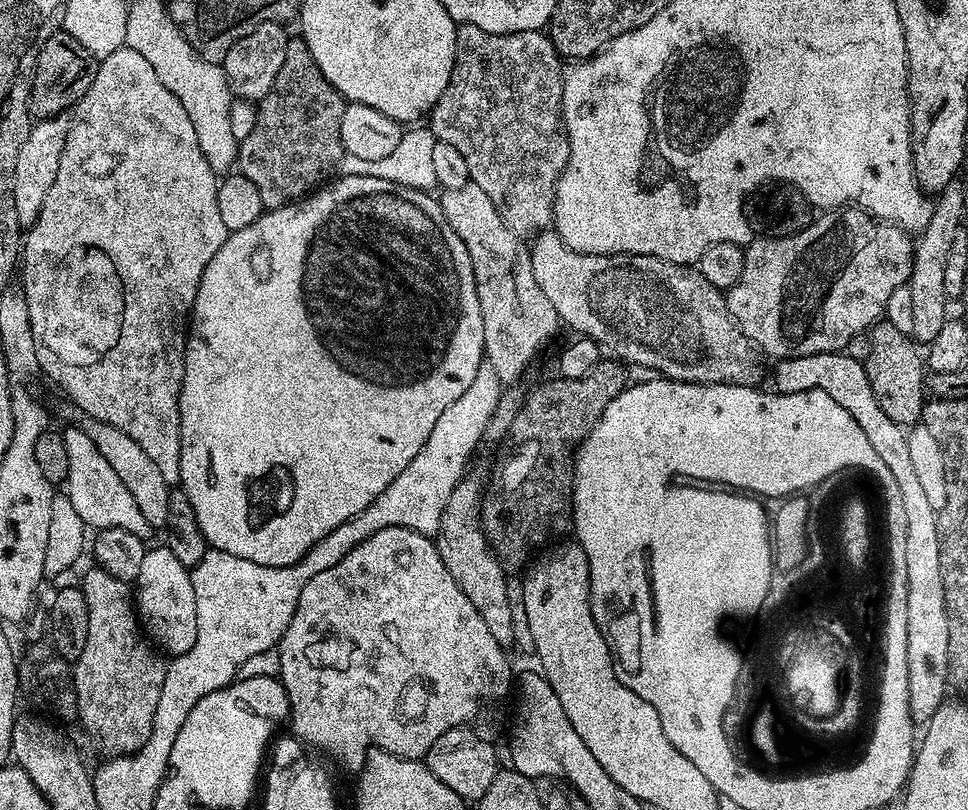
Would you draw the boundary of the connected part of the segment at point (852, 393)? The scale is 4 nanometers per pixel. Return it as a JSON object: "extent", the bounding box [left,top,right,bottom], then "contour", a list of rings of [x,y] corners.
{"extent":[770,351,950,725],"contour":[[[843,351],[827,352],[826,354],[814,354],[813,356],[803,356],[802,358],[786,358],[785,360],[775,361],[774,367],[771,369],[770,380],[774,383],[775,391],[786,394],[798,394],[806,390],[822,389],[826,394],[830,394],[830,398],[834,398],[834,402],[838,402],[838,406],[842,406],[842,410],[846,410],[846,414],[850,414],[850,418],[854,418],[854,422],[858,422],[858,426],[862,426],[862,434],[866,434],[870,446],[874,446],[874,450],[878,454],[878,458],[882,458],[882,462],[886,462],[886,466],[890,466],[890,474],[894,474],[894,482],[898,482],[898,490],[902,490],[902,502],[906,505],[906,670],[910,670],[910,714],[913,721],[917,725],[927,725],[928,720],[938,710],[938,706],[942,706],[946,702],[944,691],[950,688],[948,679],[948,651],[950,650],[950,626],[948,625],[948,615],[946,614],[946,594],[942,586],[942,566],[940,565],[940,518],[938,510],[934,506],[930,506],[929,500],[925,498],[922,486],[918,483],[918,477],[914,471],[914,462],[910,462],[910,446],[908,445],[907,431],[901,425],[895,424],[890,418],[890,414],[886,414],[886,410],[882,410],[882,406],[878,406],[878,397],[874,394],[874,390],[870,386],[870,378],[866,374],[863,363],[855,361],[854,358],[848,357]]]}

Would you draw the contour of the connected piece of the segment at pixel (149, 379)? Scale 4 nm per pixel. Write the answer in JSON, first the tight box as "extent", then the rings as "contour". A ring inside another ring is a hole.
{"extent":[22,46,228,486],"contour":[[[125,46],[114,50],[114,54],[103,57],[94,74],[94,82],[90,82],[90,90],[86,90],[86,94],[79,100],[71,113],[66,134],[66,146],[62,146],[62,162],[58,162],[58,174],[54,178],[54,186],[50,186],[50,194],[46,194],[46,202],[42,202],[42,210],[38,214],[38,218],[32,223],[32,227],[27,229],[26,235],[23,237],[22,276],[24,272],[24,284],[22,283],[22,291],[30,314],[30,330],[34,334],[34,350],[38,354],[40,372],[43,375],[48,375],[81,408],[79,411],[83,415],[106,422],[110,426],[122,430],[122,434],[130,434],[130,438],[134,438],[134,442],[138,442],[138,446],[142,446],[142,450],[146,450],[146,455],[152,459],[154,466],[158,466],[158,471],[161,472],[162,478],[169,486],[179,485],[180,482],[180,459],[182,458],[180,391],[184,377],[186,329],[190,323],[194,298],[198,294],[198,282],[202,282],[202,270],[206,270],[206,266],[210,266],[210,258],[214,258],[214,254],[218,254],[218,250],[222,250],[222,242],[226,242],[228,233],[218,210],[218,174],[210,166],[210,162],[206,162],[206,154],[202,154],[202,146],[198,146],[198,134],[194,134],[194,126],[191,124],[190,118],[186,118],[186,110],[182,110],[182,102],[178,102],[178,98],[170,90],[166,90],[166,86],[162,86],[162,82],[158,82],[158,74],[154,74],[154,66],[150,66],[150,62],[146,62],[146,58],[142,58],[142,54],[138,54],[138,50]]]}

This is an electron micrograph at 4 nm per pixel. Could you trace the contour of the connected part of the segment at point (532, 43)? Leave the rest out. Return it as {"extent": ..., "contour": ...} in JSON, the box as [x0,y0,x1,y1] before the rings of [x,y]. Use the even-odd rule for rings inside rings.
{"extent":[430,24,570,238],"contour":[[[461,24],[456,29],[456,65],[450,74],[450,82],[446,86],[446,90],[442,90],[442,98],[438,98],[438,102],[433,106],[430,113],[430,127],[432,133],[436,135],[437,141],[450,143],[462,154],[469,170],[469,181],[480,187],[486,194],[486,198],[490,198],[490,202],[494,202],[494,206],[500,211],[502,219],[524,238],[535,237],[537,233],[547,229],[553,223],[556,207],[556,184],[560,181],[560,176],[570,158],[568,136],[564,132],[562,123],[565,71],[562,57],[557,52],[556,47],[552,45],[551,35],[545,34],[543,31],[490,34],[486,30],[478,30],[478,26]]]}

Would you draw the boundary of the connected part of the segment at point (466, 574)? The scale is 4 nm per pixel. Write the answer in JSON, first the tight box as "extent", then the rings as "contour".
{"extent":[435,474,514,636],"contour":[[[473,474],[454,486],[454,494],[450,494],[450,502],[446,502],[446,510],[442,514],[442,522],[435,534],[436,549],[450,574],[458,582],[462,594],[474,602],[474,610],[482,614],[482,622],[488,620],[487,628],[500,628],[500,636],[514,634],[514,621],[510,615],[510,598],[506,594],[509,577],[500,564],[488,543],[484,533],[484,525],[480,522],[480,506],[484,502],[485,481],[480,481]]]}

